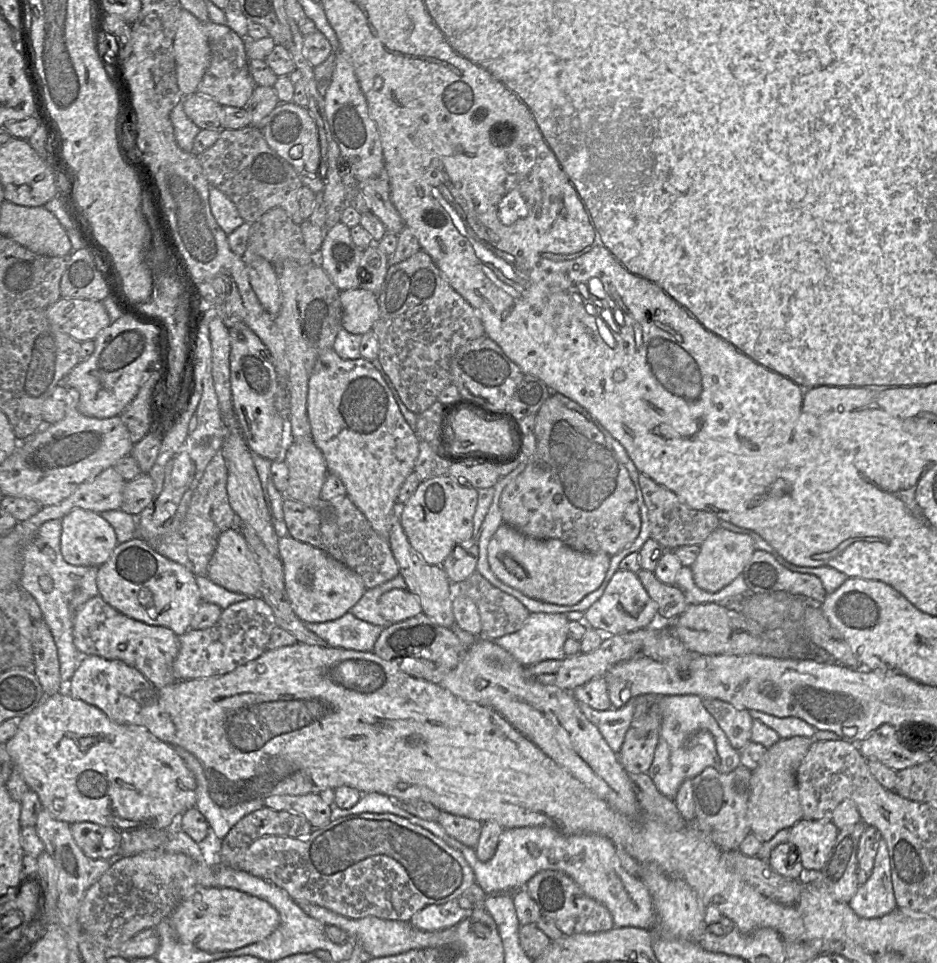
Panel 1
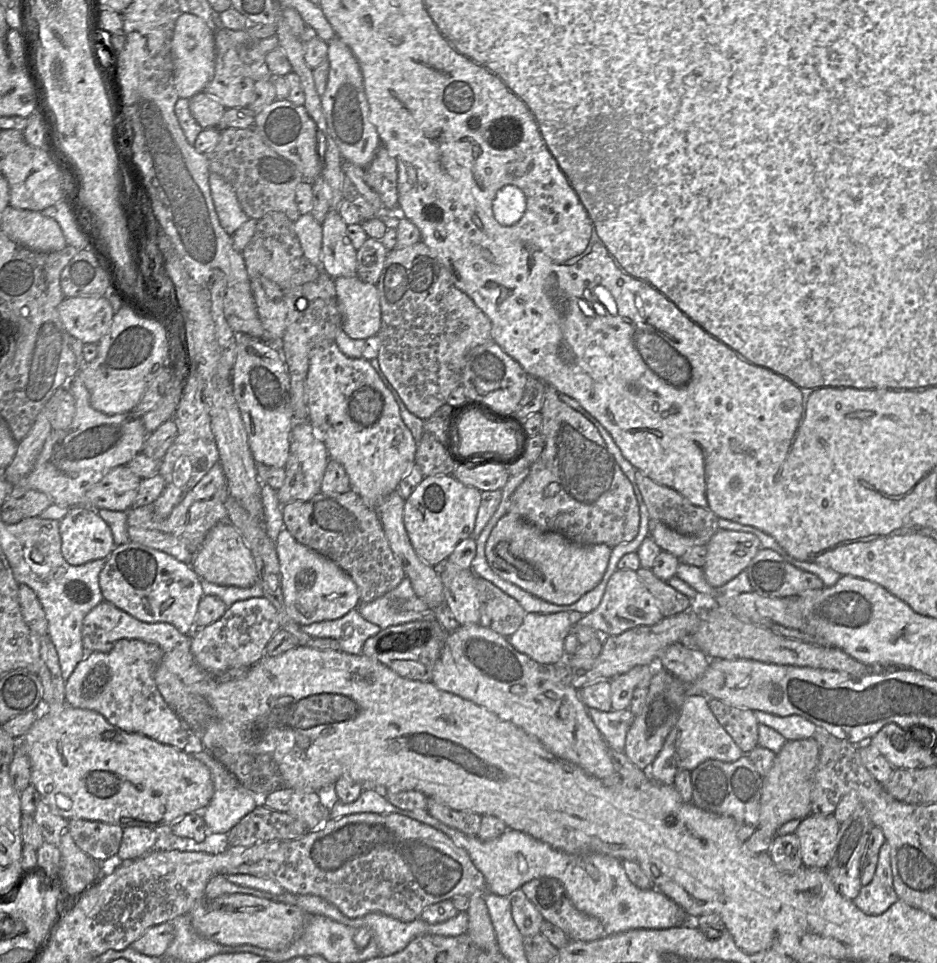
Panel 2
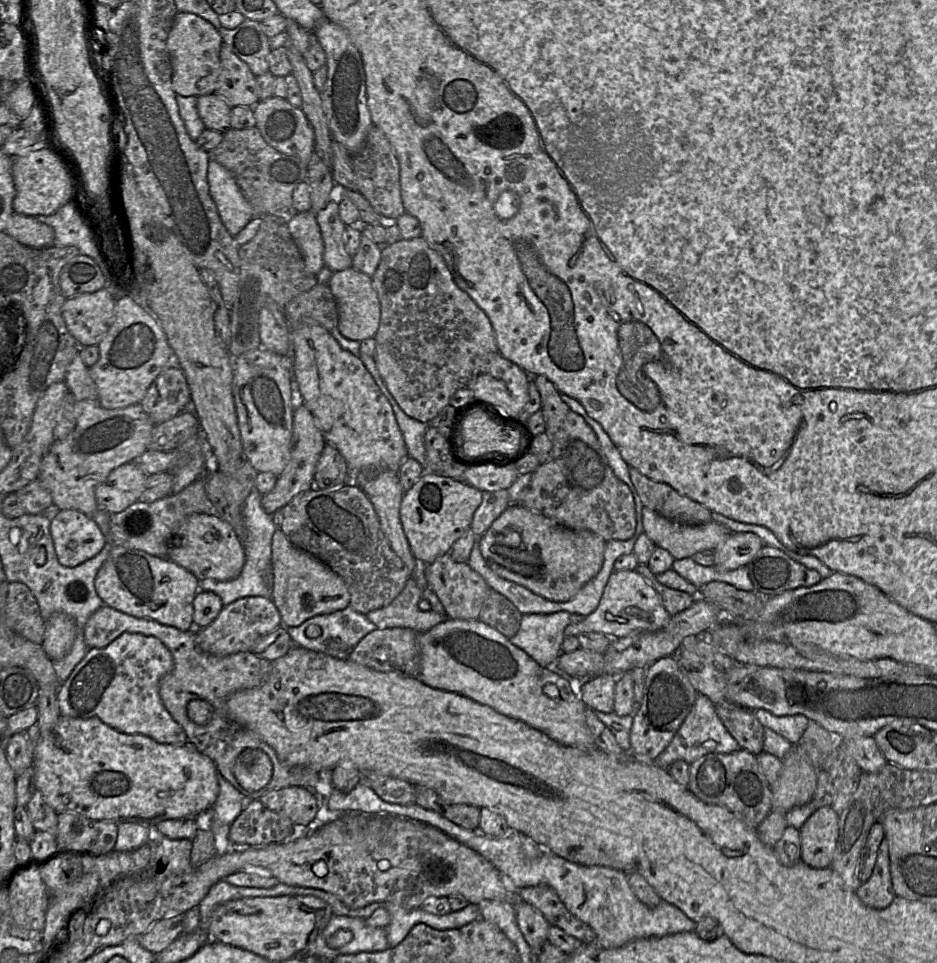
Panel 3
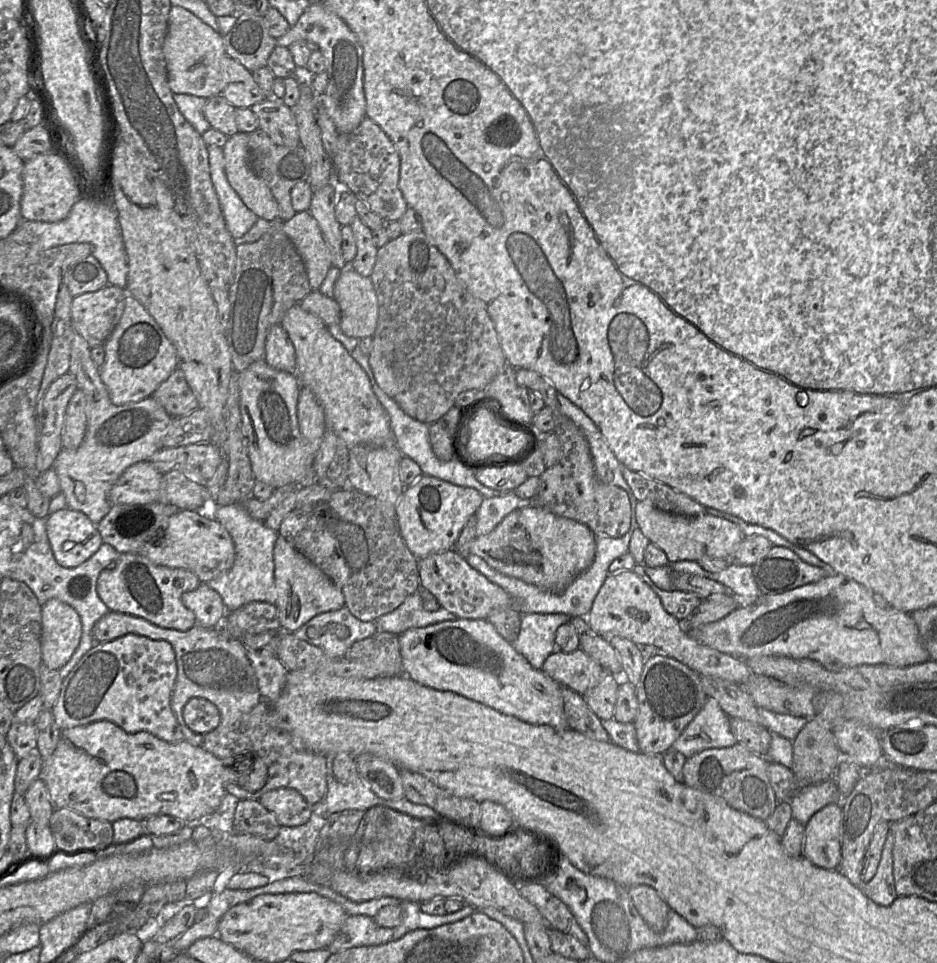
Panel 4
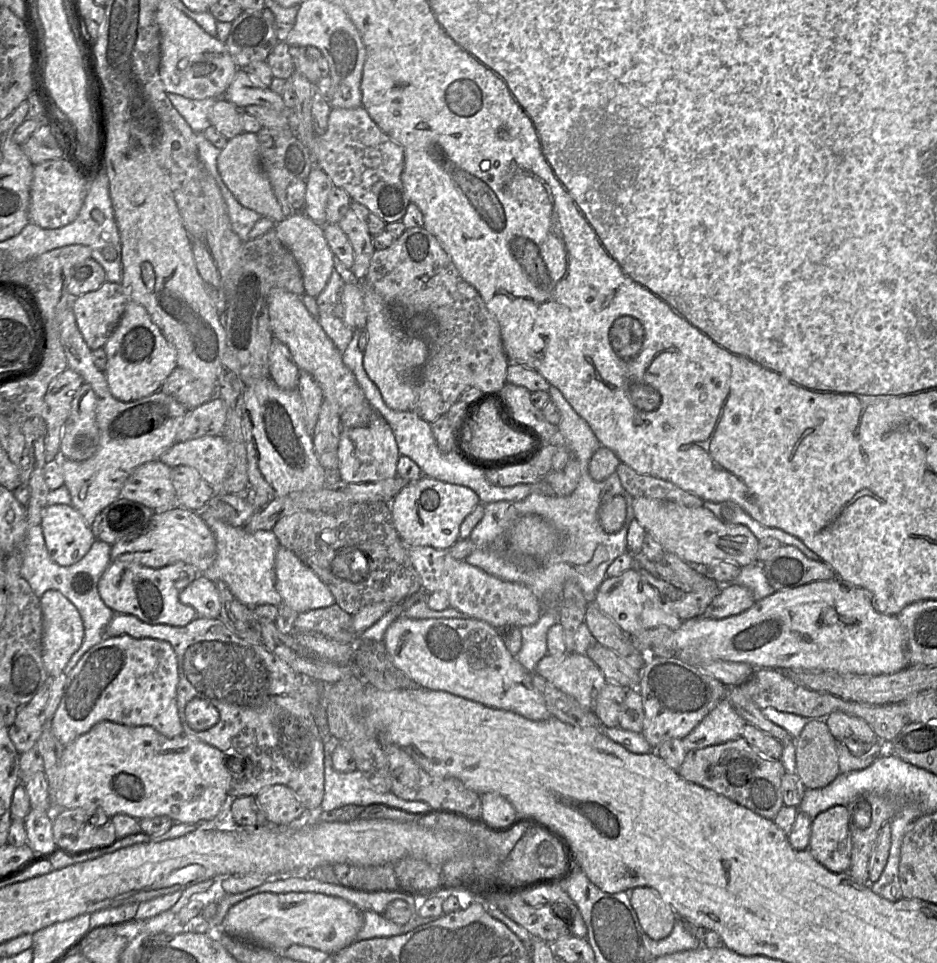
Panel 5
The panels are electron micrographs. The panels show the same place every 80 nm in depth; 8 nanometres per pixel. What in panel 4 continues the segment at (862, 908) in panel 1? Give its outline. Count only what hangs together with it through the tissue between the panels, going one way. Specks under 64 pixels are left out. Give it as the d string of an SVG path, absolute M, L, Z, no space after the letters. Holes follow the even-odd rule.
M890 825L876 874L861 887L863 893L880 906L889 906L898 897L893 877L893 845L894 833Z

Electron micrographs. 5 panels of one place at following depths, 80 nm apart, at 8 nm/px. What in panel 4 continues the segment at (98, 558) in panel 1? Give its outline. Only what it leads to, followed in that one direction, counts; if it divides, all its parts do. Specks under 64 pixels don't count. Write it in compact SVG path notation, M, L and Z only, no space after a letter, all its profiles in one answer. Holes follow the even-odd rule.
M70 508L49 514L46 532L54 558L64 568L78 567L103 544L97 525Z

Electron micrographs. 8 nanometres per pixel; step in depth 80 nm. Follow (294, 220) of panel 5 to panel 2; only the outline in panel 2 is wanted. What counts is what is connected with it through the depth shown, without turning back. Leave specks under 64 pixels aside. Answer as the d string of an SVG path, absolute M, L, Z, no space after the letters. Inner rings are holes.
M301 215L294 222L294 230L307 259L315 266L321 266L322 225L311 215Z

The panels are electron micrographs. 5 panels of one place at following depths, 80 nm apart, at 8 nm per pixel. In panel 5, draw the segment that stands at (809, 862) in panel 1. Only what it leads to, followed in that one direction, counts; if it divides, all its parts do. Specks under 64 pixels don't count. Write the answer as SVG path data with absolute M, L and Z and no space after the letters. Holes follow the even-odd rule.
M835 805L812 819L808 850L832 873L848 871L852 842L846 806Z

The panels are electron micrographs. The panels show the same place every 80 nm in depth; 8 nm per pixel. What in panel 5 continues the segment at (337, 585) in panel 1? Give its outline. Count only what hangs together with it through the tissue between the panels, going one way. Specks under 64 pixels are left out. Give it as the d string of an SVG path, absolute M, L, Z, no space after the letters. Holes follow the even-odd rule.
M280 546L276 552L275 572L276 590L281 597L281 604L277 607L279 615L274 623L281 633L293 633L294 622L299 614L335 604L333 594L320 578L293 552L283 546Z

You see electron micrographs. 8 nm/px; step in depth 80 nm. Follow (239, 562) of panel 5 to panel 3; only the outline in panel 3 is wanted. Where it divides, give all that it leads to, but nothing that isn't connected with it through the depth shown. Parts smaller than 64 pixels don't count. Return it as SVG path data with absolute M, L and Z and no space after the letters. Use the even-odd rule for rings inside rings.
M254 488L246 499L242 515L246 527L246 536L242 539L245 551L245 564L240 575L226 581L206 579L200 581L200 590L217 594L224 606L245 597L271 598L273 589L272 544L277 528L272 515L266 513L261 505L262 495Z

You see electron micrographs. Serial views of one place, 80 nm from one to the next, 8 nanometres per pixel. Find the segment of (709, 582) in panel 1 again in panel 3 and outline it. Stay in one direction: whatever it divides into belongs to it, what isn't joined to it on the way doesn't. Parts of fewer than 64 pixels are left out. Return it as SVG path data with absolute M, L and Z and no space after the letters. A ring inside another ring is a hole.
M753 532L732 533L715 550L715 567L735 570L747 566L764 547L763 540Z

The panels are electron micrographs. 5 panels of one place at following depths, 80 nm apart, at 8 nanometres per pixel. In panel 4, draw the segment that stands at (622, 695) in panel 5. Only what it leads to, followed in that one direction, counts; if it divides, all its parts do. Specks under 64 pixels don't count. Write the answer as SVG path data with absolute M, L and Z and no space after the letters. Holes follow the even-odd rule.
M605 672L599 684L583 695L588 707L600 720L614 717L619 679L620 677Z

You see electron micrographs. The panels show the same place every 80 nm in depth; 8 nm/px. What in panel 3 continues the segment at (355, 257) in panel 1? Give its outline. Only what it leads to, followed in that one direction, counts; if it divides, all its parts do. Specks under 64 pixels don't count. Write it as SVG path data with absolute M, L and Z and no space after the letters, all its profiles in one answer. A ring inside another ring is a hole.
M338 198L331 199L324 209L316 214L324 242L323 260L326 267L333 272L352 267L352 259L344 246L343 233L346 225L338 213Z

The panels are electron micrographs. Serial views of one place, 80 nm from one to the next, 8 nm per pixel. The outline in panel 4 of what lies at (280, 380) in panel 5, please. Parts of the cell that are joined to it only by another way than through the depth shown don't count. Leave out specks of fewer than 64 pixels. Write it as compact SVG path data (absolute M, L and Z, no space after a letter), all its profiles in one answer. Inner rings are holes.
M275 324L268 332L265 344L265 361L276 370L296 374L295 350L280 324Z

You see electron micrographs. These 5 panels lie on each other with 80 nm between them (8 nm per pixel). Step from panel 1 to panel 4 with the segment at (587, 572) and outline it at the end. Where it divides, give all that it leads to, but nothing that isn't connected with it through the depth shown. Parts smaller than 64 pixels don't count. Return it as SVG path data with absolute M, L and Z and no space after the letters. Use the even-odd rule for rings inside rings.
M531 505L514 510L487 535L476 537L469 553L481 557L498 572L551 592L560 592L593 562L596 552L594 533L584 524L556 516Z

